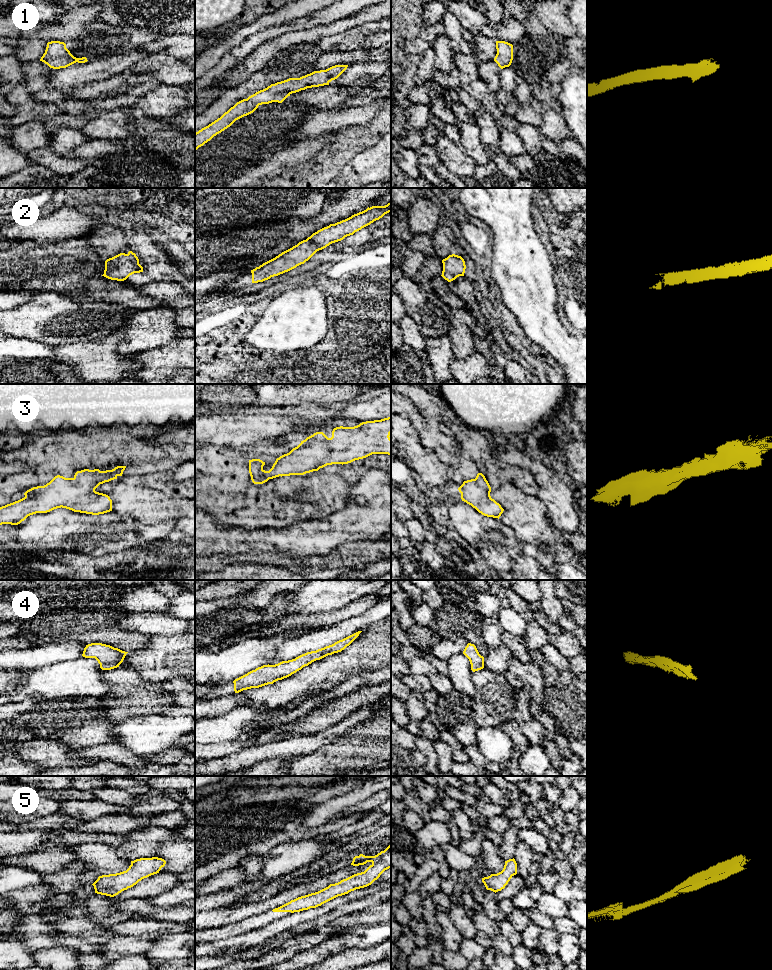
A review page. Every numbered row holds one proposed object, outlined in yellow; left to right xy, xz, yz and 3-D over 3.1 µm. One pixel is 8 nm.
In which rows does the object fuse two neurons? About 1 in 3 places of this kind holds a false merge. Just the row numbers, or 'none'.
none

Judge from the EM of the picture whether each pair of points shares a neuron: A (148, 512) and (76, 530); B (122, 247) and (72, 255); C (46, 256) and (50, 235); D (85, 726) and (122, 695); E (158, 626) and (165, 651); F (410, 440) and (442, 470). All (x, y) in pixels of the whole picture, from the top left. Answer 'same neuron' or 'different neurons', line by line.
A: different neurons
B: different neurons
C: different neurons
D: same neuron
E: different neurons
F: same neuron

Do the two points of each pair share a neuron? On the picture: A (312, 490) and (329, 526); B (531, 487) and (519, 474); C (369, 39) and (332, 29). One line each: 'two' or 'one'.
A: two
B: one
C: two

